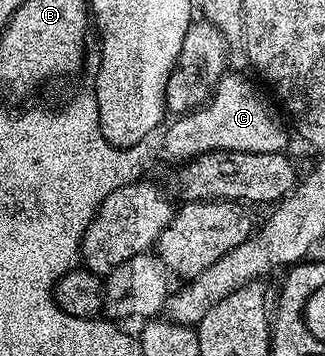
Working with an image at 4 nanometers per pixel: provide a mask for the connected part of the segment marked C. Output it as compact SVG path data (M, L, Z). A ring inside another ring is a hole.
M224 73L219 79L206 104L178 115L175 123L162 131L165 157L190 160L202 154L212 154L214 150L282 154L288 149L289 126L276 103L266 93L263 95L245 75L231 73Z

